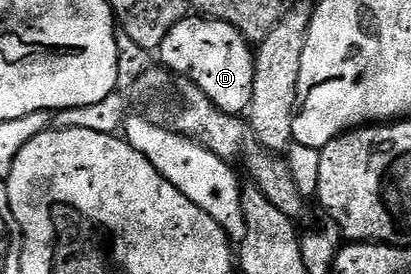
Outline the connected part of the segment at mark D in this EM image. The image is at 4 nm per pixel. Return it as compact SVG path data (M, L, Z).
M187 16L173 26L168 36L164 36L156 54L162 57L161 65L165 69L192 80L216 108L239 116L249 111L255 51L232 24L205 16Z

